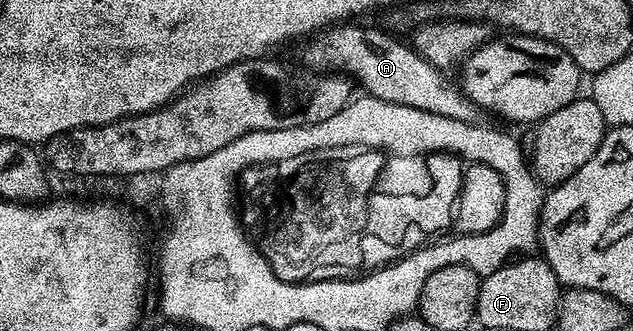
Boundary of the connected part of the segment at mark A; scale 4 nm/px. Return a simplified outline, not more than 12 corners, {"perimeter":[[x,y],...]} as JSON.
{"perimeter":[[340,23],[307,42],[316,71],[369,97],[481,120],[480,106],[411,44]]}

